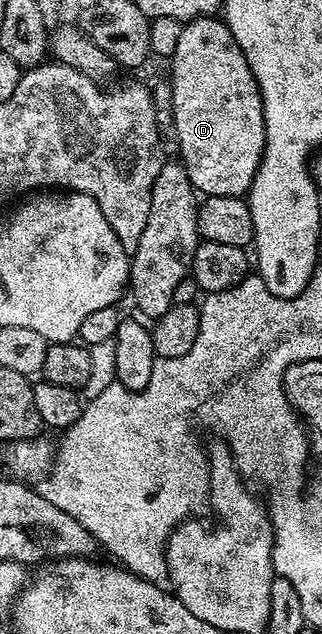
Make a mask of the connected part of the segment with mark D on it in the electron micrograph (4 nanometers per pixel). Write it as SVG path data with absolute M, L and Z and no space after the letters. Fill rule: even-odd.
M199 16L196 20L189 20L183 24L181 30L181 38L177 41L177 48L173 50L173 54L169 57L171 64L171 73L169 79L172 86L173 96L173 118L176 119L178 155L181 157L182 164L187 168L187 173L191 179L191 185L195 188L196 193L203 196L242 196L246 197L247 192L251 189L251 182L255 177L255 171L261 158L263 157L263 146L265 144L265 120L263 118L263 103L259 94L253 74L249 70L249 64L245 58L243 51L237 46L237 42L233 38L233 34L223 23L222 19L215 16Z

